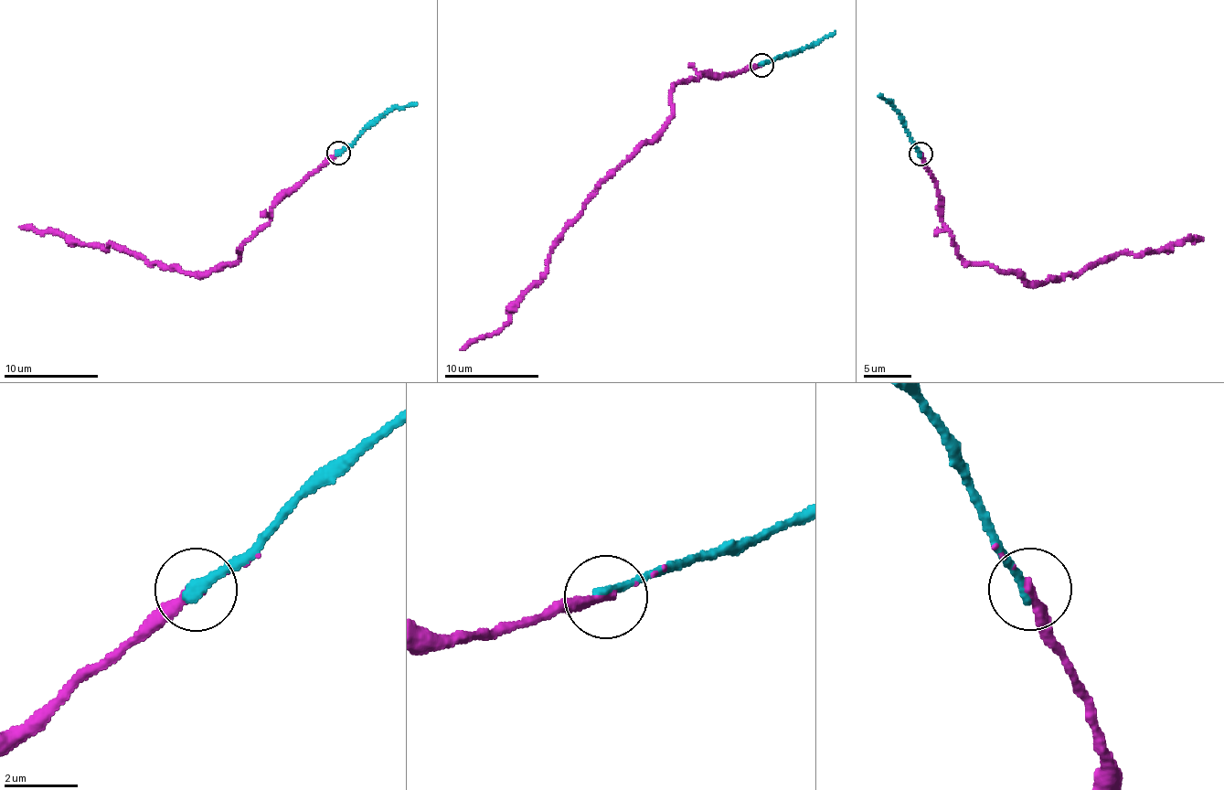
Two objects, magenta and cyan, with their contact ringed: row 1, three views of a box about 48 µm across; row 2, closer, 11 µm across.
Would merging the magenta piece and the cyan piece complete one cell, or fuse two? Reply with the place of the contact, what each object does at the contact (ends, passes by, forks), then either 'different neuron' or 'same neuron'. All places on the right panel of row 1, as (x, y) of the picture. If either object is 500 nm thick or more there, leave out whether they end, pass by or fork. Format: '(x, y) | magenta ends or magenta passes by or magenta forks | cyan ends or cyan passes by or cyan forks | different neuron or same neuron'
(920, 154) | magenta ends | cyan ends | same neuron

